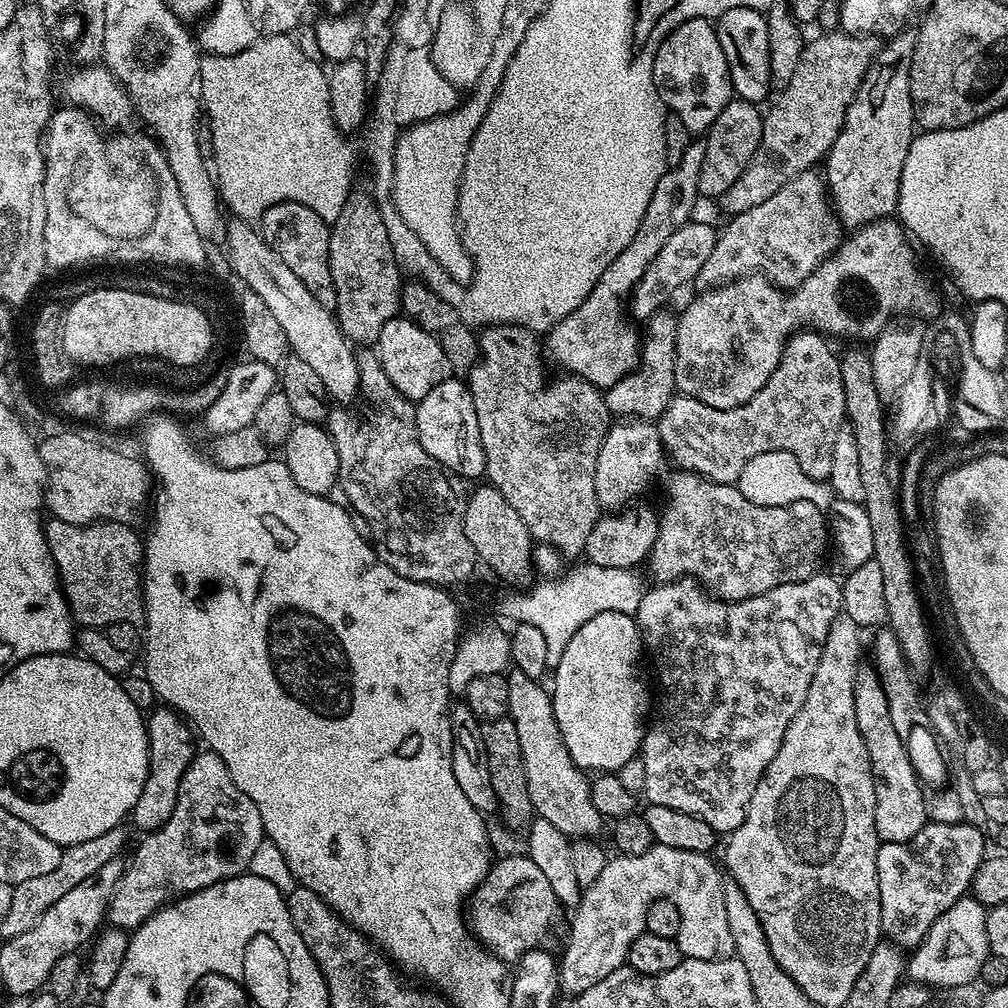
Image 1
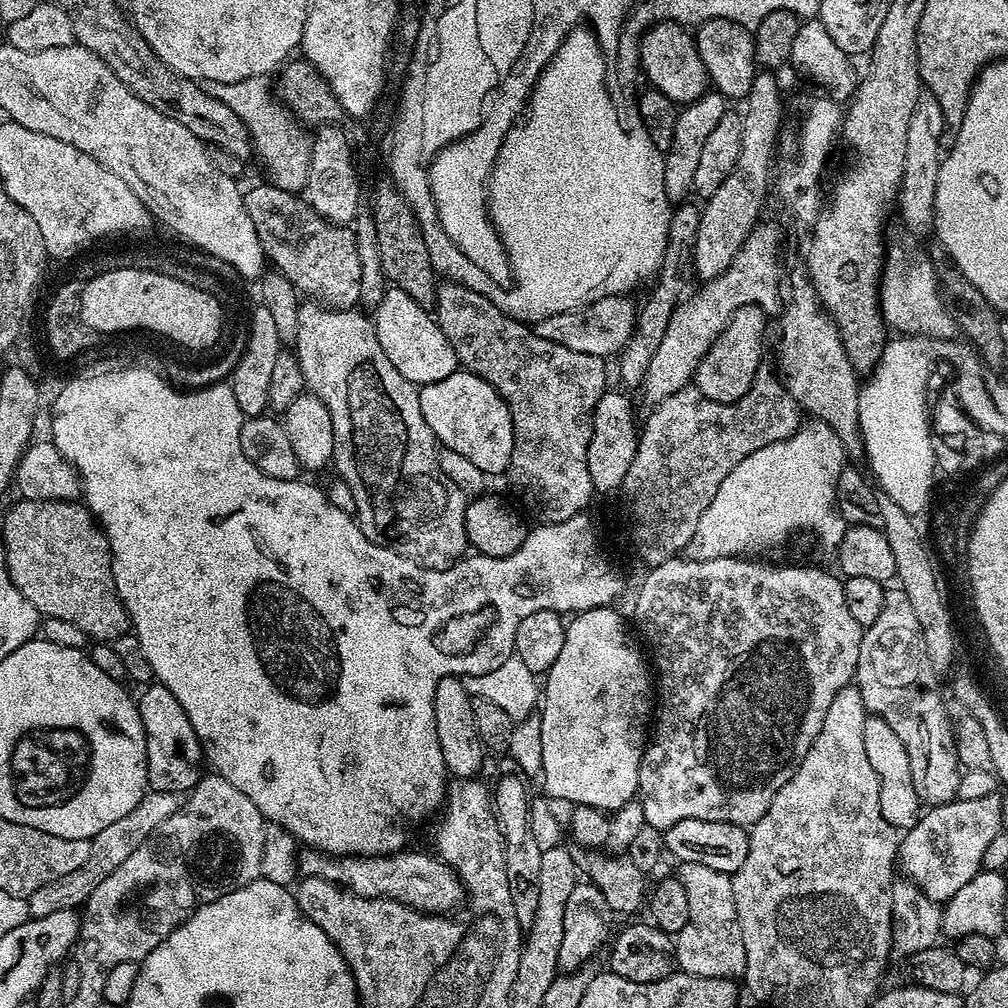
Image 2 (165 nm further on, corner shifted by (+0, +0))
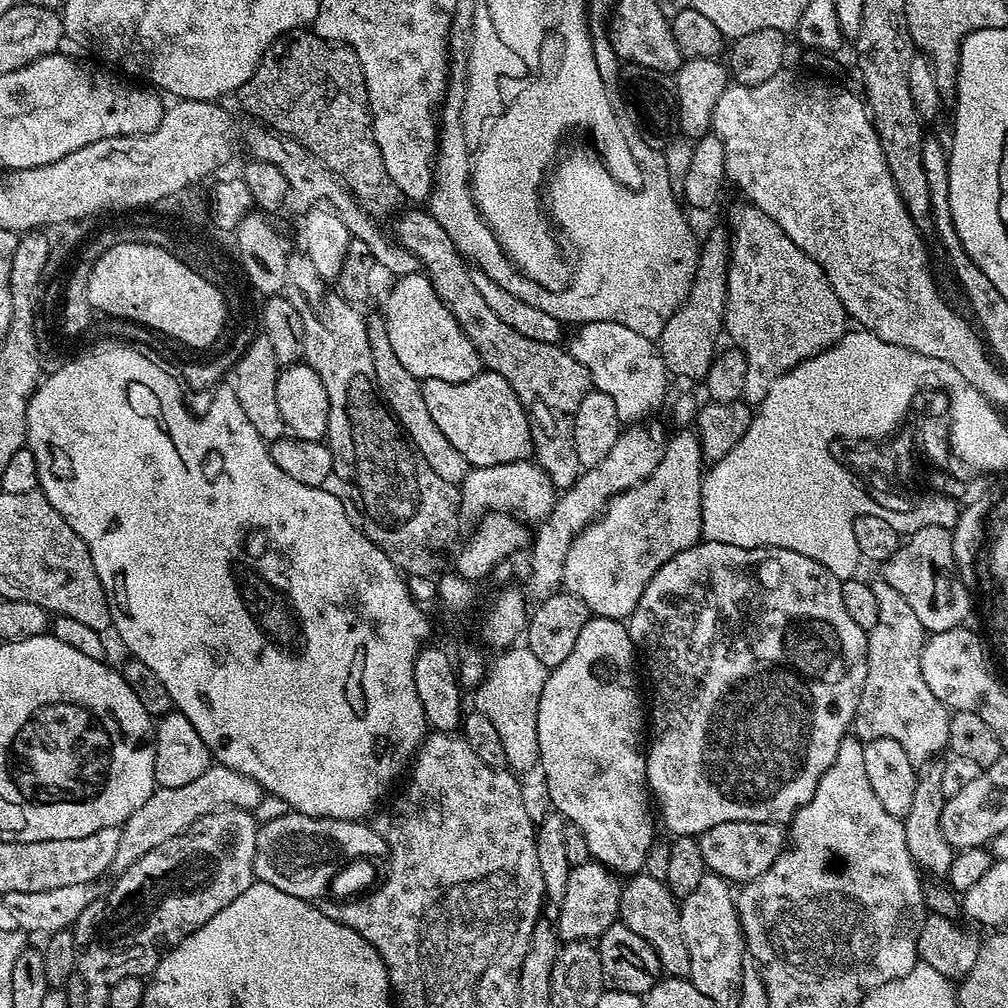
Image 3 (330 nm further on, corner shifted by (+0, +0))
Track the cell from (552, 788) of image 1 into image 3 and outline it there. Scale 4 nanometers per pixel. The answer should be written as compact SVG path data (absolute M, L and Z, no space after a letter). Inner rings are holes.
M643 870L631 877L621 890L619 923L630 926L638 938L646 938L658 954L661 973L668 976L690 977L690 950L686 950L686 938L682 934L682 918L678 903L668 885L658 878L650 878Z

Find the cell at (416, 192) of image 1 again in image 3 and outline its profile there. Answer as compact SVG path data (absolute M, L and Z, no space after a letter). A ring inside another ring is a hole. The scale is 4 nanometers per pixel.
M568 8L568 12L564 12L564 20L556 24L556 32L548 36L548 44L544 44L544 72L540 72L533 88L529 88L529 92L524 92L513 104L511 111L508 111L508 115L496 124L495 132L491 133L483 151L476 152L474 157L476 180L471 184L476 208L491 226L492 233L498 238L499 244L517 271L555 292L563 292L568 287L572 272L567 268L558 250L558 244L552 236L554 230L544 211L542 191L546 173L557 159L556 147L559 146L564 132L570 131L571 128L585 128L586 131L592 132L592 140L596 143L595 151L619 184L624 184L628 188L639 187L642 174L638 170L638 162L622 134L621 127L618 126L614 106L610 106L610 98L606 98L602 74L598 74L598 62L594 62L594 46L586 8Z

